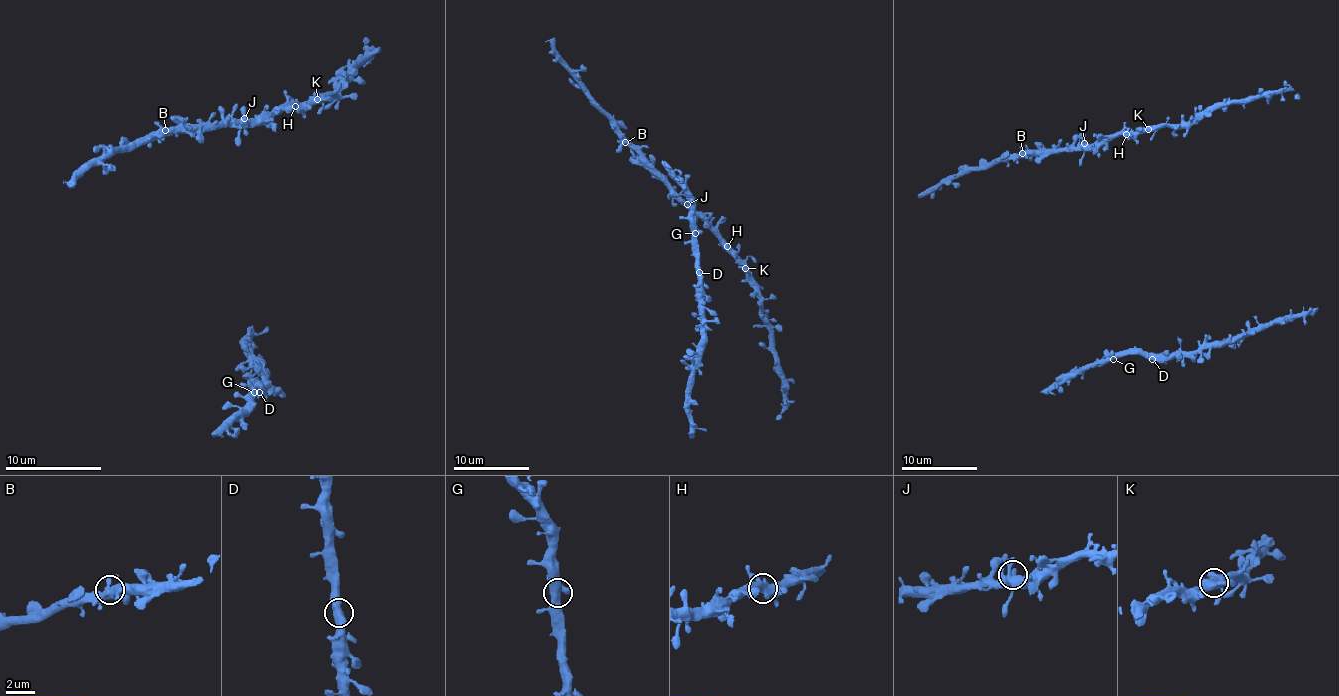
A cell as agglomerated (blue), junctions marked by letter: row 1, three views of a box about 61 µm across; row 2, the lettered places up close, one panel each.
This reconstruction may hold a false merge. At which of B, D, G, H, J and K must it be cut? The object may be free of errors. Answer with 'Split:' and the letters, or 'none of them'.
Split: none of them

